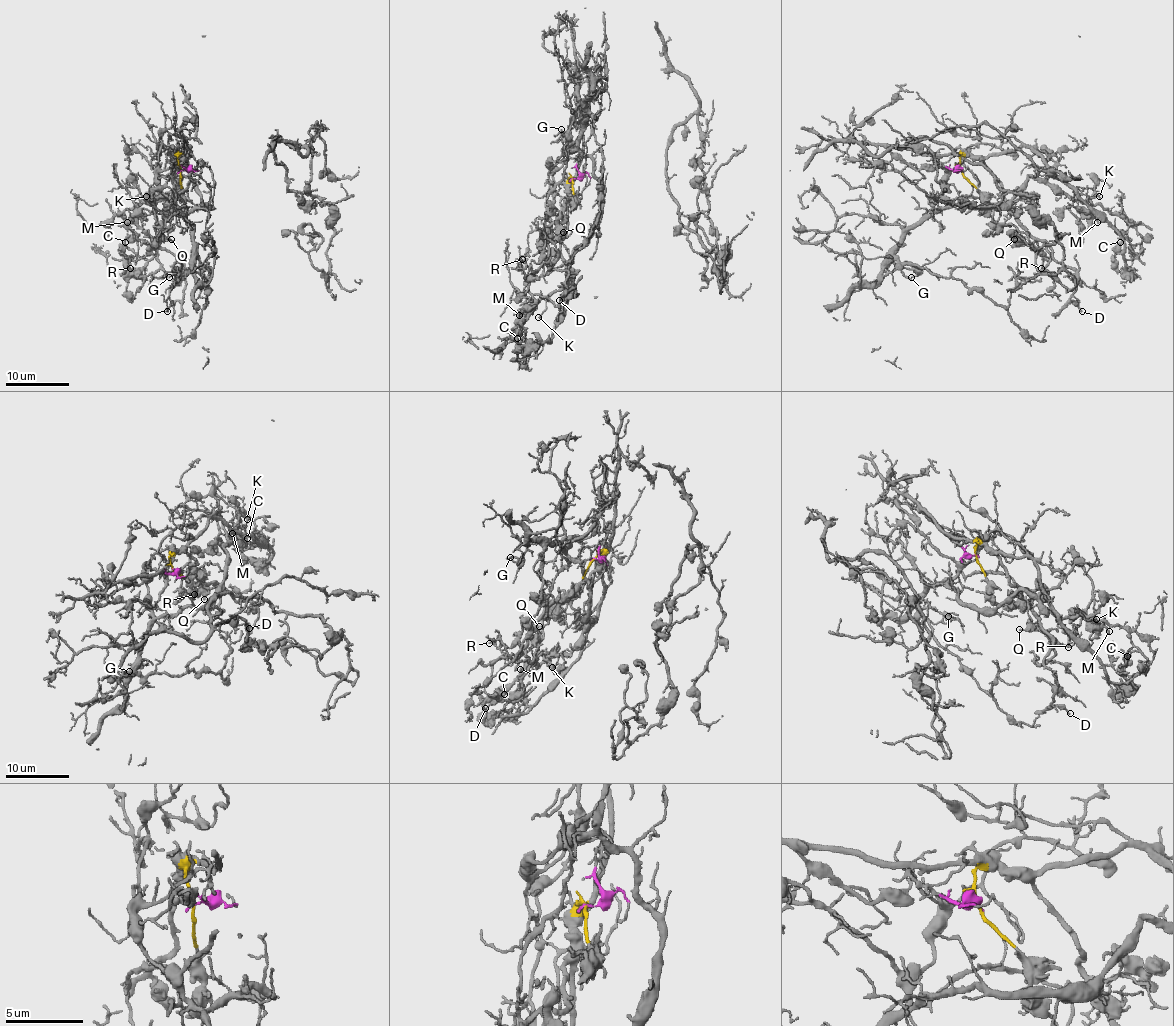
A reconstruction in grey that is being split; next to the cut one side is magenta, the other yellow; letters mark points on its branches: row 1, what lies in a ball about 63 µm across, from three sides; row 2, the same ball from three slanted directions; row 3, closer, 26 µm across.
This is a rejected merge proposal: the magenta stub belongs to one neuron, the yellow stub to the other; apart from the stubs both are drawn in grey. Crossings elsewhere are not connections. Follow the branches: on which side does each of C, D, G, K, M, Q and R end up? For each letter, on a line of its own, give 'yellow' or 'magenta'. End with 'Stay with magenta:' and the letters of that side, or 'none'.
C: yellow
D: yellow
G: magenta
K: magenta
M: yellow
Q: yellow
R: yellow
Stay with magenta: G, K

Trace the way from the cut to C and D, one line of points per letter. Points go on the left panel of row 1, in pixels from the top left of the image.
C: (181, 171), (168, 146), (176, 202), (160, 232), (159, 249), (143, 267), (125, 271), (125, 241)
D: (181, 171), (178, 156), (173, 187), (156, 205), (156, 241), (176, 259), (186, 281), (182, 298), (167, 311)

